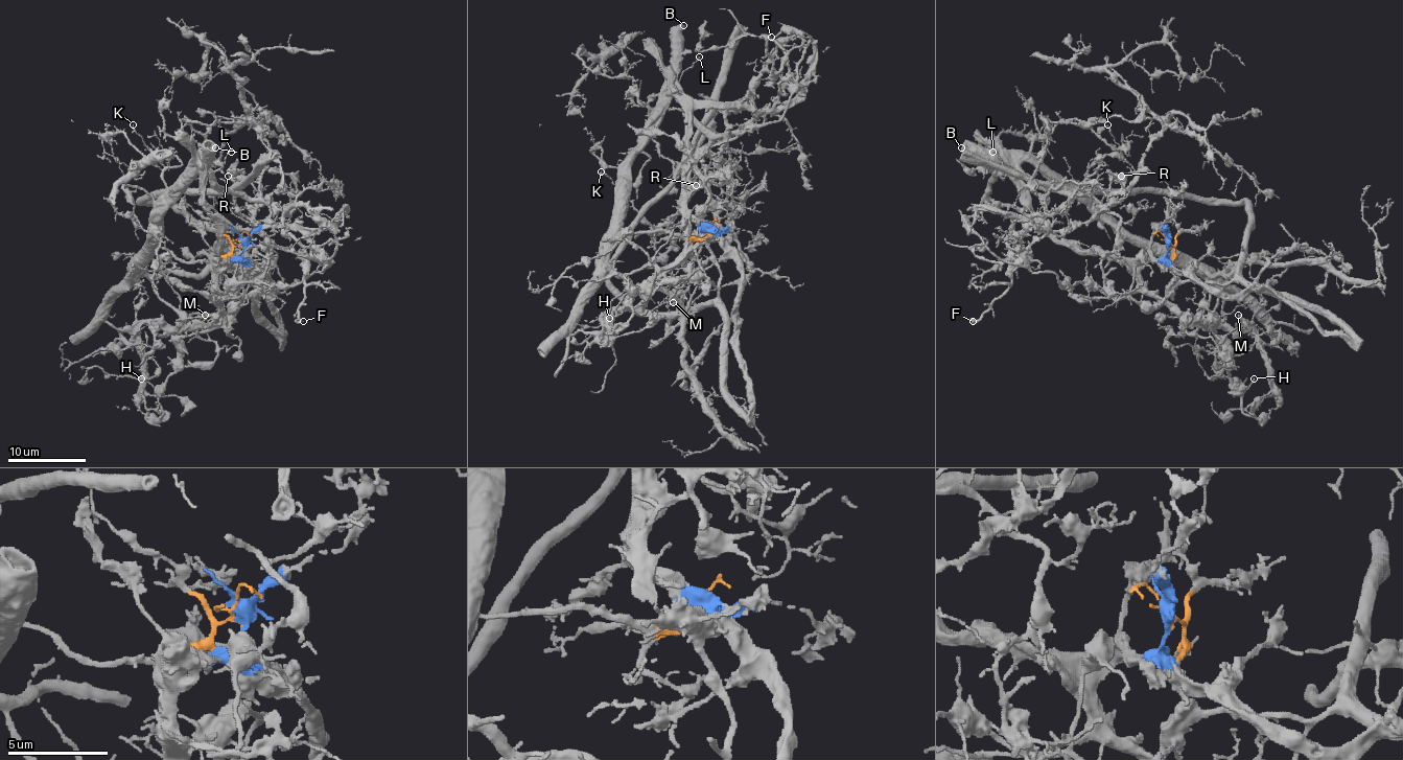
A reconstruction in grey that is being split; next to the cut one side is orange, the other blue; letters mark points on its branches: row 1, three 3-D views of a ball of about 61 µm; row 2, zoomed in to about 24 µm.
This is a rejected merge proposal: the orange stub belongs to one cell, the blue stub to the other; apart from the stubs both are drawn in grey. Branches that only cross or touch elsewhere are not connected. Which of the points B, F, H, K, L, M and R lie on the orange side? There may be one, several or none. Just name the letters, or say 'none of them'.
B, F, H, K, L, M

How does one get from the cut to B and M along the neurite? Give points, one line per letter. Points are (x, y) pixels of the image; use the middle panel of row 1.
B: (709, 232), (694, 238), (662, 230), (621, 230), (623, 166), (640, 148), (647, 122), (674, 90), (683, 25)
M: (709, 232), (701, 238), (707, 236), (721, 281), (670, 277), (665, 281), (676, 288), (670, 297), (674, 303)

